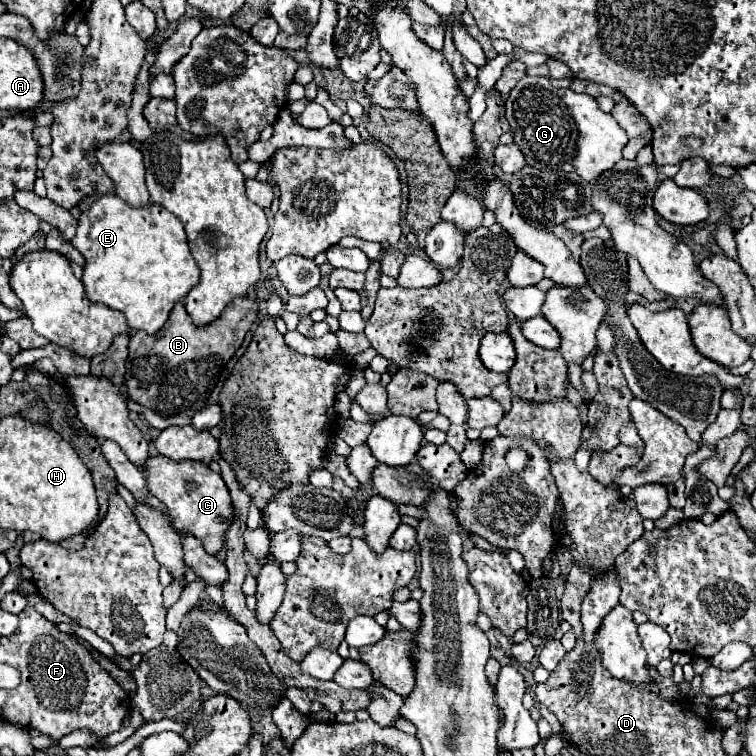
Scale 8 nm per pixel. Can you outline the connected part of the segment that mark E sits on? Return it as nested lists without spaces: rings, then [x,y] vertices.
[[[117,194],[81,200],[77,208],[81,216],[71,244],[85,258],[81,282],[87,298],[123,312],[129,328],[155,334],[173,304],[199,282],[199,266],[189,252],[181,220],[153,202],[133,208]]]

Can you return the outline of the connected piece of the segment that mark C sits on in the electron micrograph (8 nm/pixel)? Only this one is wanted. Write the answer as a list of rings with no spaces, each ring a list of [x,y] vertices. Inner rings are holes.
[[[151,456],[143,464],[143,472],[149,492],[167,506],[167,514],[173,526],[181,534],[189,534],[201,540],[209,554],[217,554],[225,542],[225,532],[233,522],[231,496],[221,476],[201,462],[173,462],[165,456]]]

